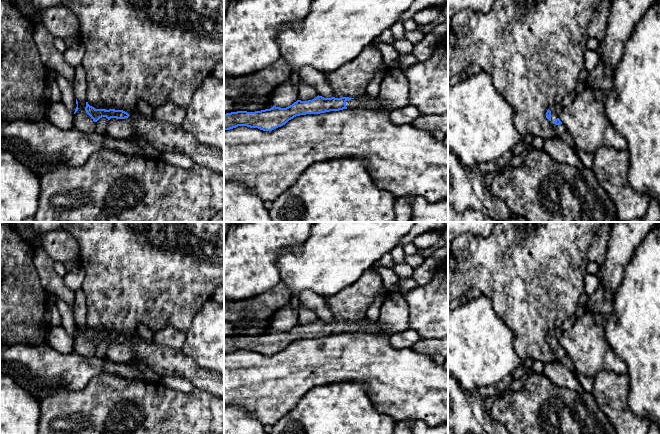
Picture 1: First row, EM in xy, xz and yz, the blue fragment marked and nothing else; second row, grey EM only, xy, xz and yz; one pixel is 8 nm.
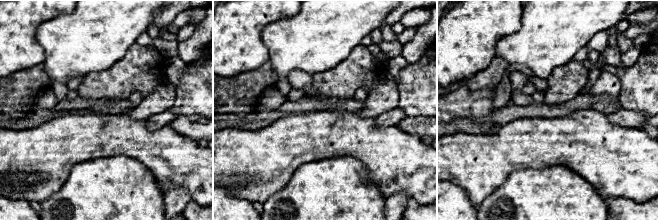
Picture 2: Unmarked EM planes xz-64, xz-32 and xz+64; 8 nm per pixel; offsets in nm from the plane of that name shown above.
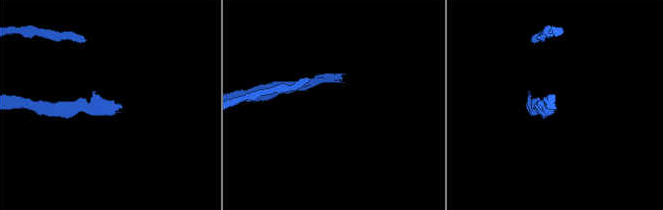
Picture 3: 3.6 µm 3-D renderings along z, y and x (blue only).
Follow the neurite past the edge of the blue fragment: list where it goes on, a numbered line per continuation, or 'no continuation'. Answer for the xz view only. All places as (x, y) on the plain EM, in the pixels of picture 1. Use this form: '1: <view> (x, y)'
1: xz (359, 326)

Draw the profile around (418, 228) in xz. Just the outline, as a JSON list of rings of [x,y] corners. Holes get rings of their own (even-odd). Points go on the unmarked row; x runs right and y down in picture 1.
[[[413,222],[411,230],[400,239],[400,246],[412,243],[419,235],[430,231],[444,231],[448,222]]]

